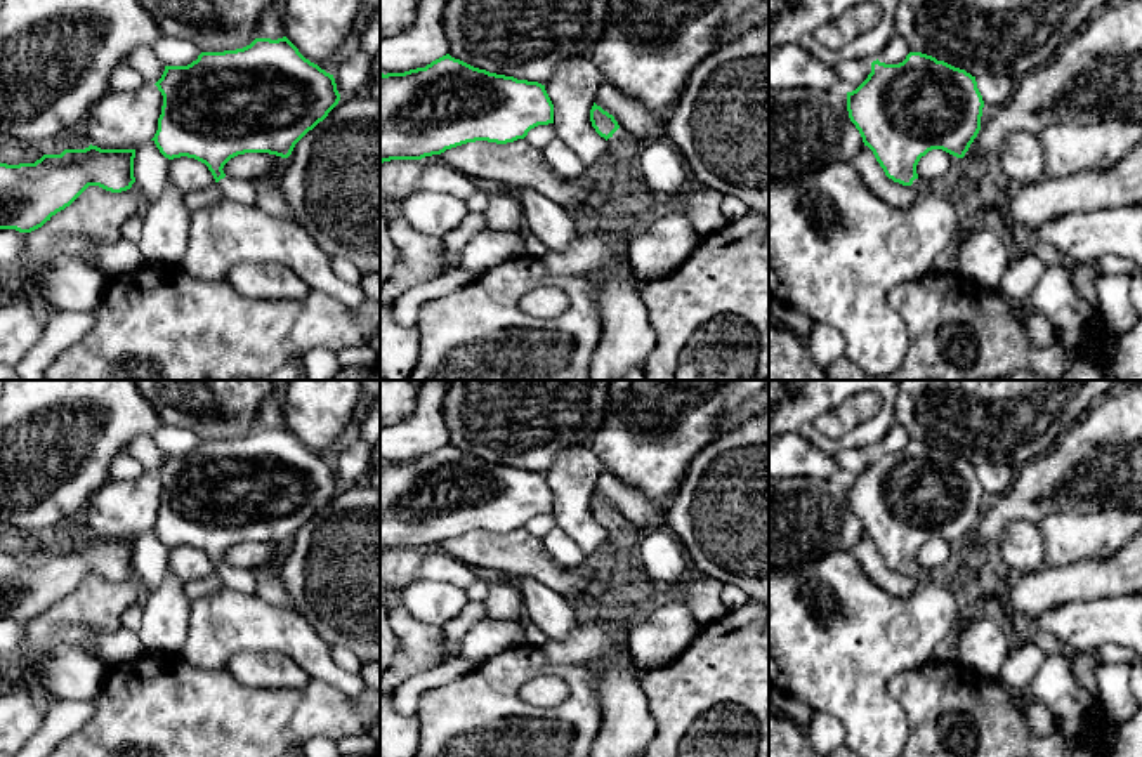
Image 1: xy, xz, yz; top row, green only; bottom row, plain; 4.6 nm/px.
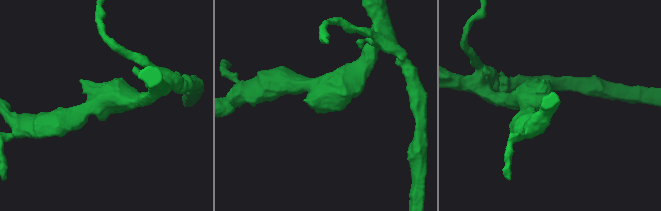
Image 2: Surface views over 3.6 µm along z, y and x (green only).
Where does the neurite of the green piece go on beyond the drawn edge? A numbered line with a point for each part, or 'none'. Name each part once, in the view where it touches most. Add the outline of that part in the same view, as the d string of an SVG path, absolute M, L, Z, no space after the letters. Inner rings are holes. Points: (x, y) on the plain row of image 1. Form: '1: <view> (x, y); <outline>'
1: xz (627, 539); M618 517L609 528L609 538L614 543L614 550L621 561L637 561L639 547L644 533L637 530L630 521Z

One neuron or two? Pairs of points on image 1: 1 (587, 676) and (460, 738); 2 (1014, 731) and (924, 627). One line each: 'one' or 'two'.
1: one
2: two

